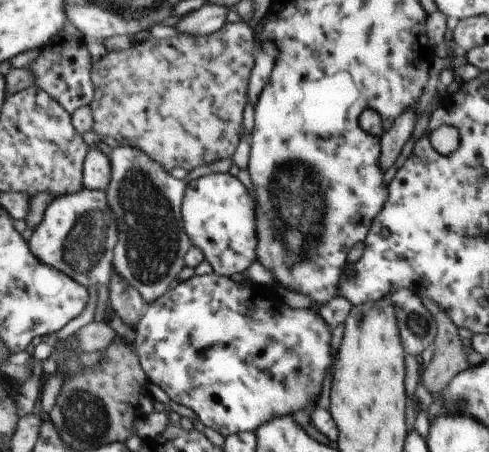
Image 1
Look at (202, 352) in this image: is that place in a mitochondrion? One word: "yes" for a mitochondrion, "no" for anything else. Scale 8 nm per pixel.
no

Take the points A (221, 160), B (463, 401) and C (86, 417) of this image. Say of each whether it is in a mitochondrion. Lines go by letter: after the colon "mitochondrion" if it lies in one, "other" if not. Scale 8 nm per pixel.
A: other
B: mitochondrion
C: mitochondrion

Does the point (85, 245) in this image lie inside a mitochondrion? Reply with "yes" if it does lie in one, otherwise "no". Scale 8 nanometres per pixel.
yes

